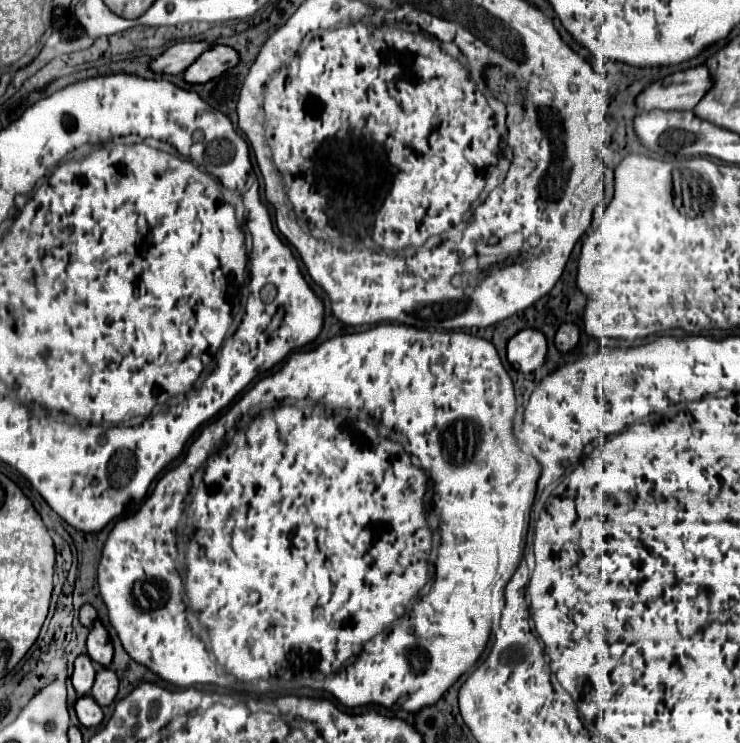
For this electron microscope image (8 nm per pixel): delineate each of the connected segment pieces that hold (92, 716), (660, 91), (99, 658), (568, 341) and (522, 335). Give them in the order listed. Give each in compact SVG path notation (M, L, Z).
M85 694L75 702L75 712L77 712L77 718L83 726L97 726L103 720L103 710L91 698L91 694Z
M705 66L673 72L649 84L637 98L639 110L693 110L703 94L711 88L711 78Z
M101 620L93 622L93 628L91 628L89 638L87 638L87 654L91 656L91 660L95 660L101 666L109 666L111 664L113 644L111 644L109 634L107 634L105 626L101 624Z
M565 322L565 324L559 326L559 330L555 334L555 346L557 346L557 350L567 352L567 350L571 350L577 344L577 340L579 340L579 328L575 324Z
M535 328L519 330L507 344L507 360L519 372L533 372L545 360L547 340Z

